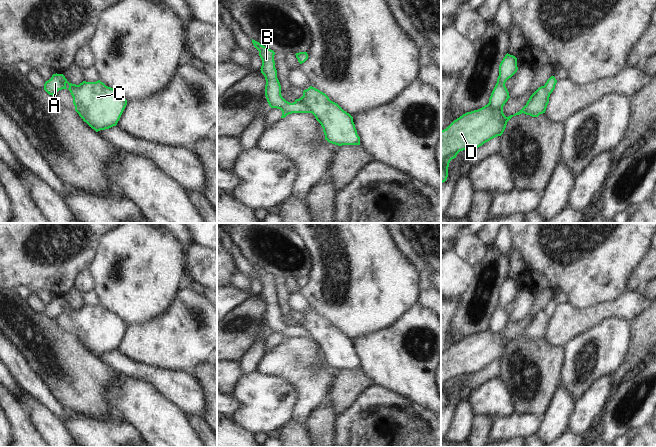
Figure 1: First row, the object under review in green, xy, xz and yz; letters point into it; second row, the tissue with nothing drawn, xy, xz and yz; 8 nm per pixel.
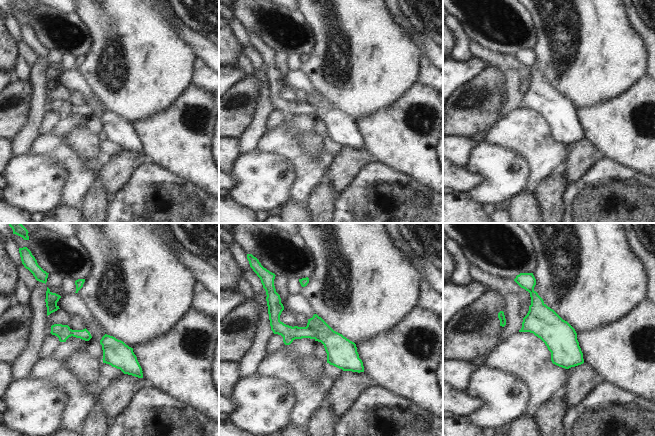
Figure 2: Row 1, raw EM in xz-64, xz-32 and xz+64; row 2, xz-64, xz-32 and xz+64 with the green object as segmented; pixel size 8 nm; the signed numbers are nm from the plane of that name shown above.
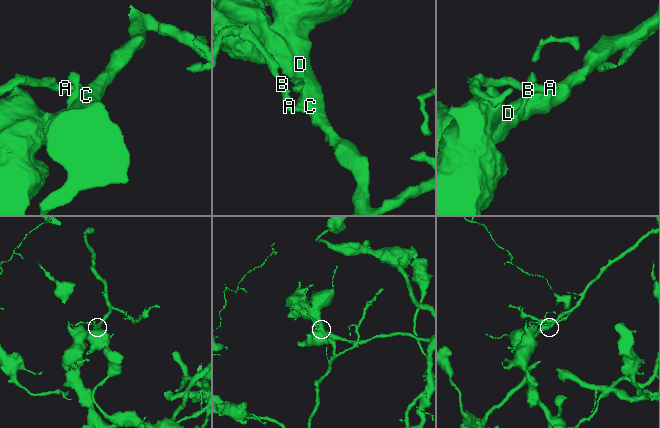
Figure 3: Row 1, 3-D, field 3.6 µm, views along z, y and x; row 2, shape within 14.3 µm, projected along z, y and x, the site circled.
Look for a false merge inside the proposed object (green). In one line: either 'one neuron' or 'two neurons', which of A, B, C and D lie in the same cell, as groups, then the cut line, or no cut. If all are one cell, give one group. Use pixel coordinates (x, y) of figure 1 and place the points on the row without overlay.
two neurons | A B / C D | xz (295, 325), (303, 327), (310, 336)

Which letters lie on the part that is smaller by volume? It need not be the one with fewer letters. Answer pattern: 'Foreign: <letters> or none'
Foreign: A, B

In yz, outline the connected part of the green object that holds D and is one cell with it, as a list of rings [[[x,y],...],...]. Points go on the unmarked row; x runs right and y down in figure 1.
[[[507,277],[499,289],[499,300],[489,327],[478,334],[463,338],[441,355],[441,407],[447,404],[449,387],[460,375],[474,374],[501,360],[513,340],[524,337],[538,341],[545,337],[550,318],[545,310],[541,310],[519,336],[508,341],[504,339],[503,330],[510,322],[505,307],[517,294],[517,282]]]

